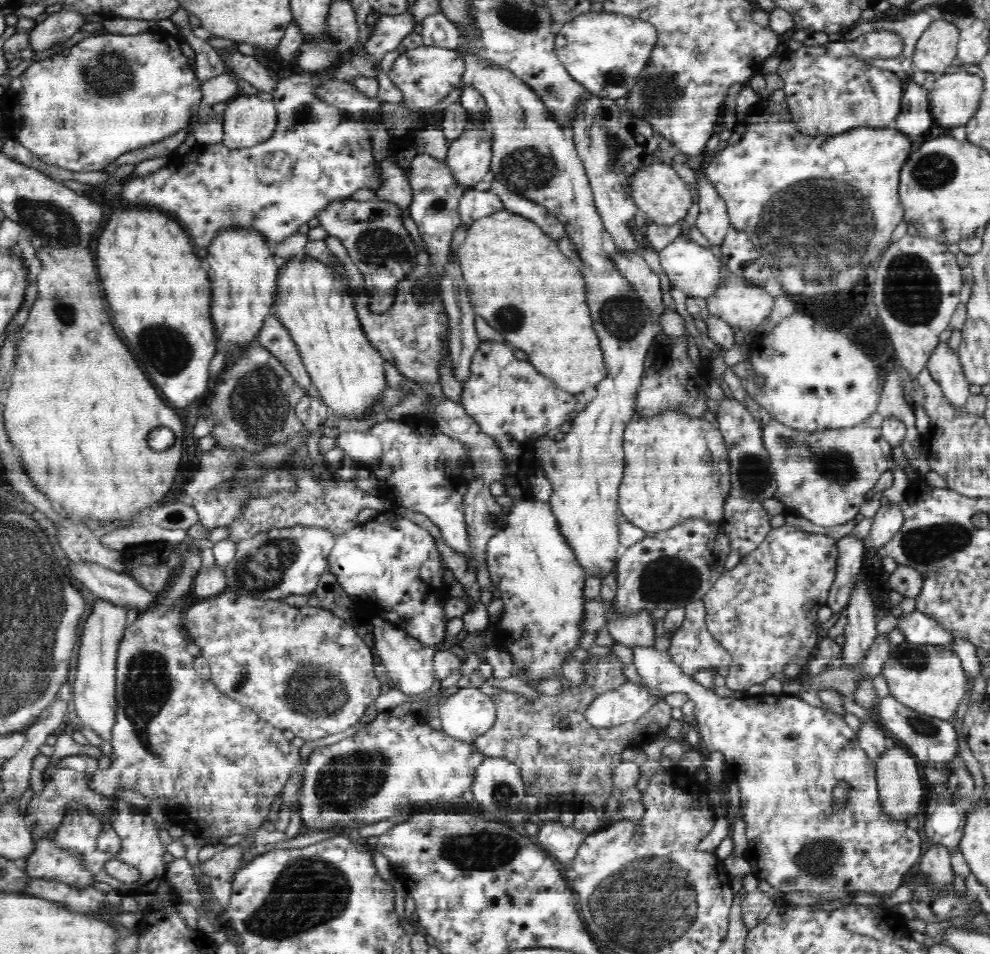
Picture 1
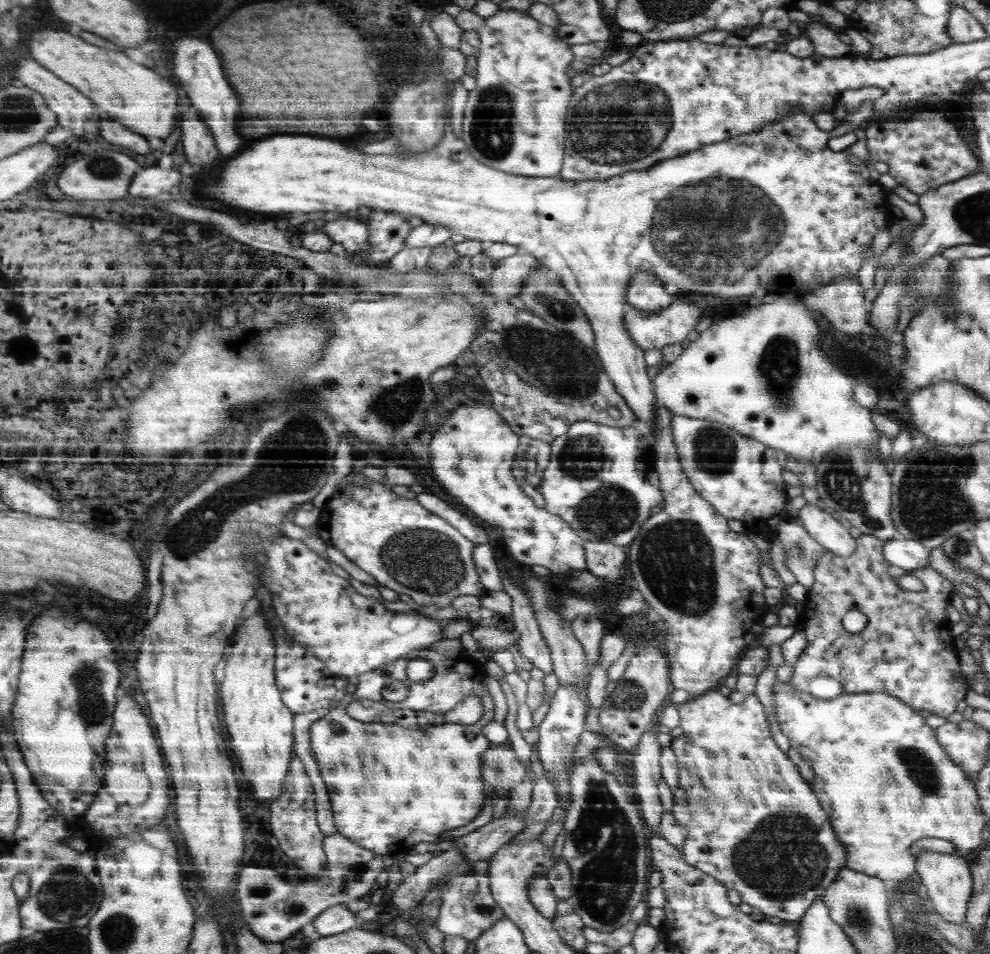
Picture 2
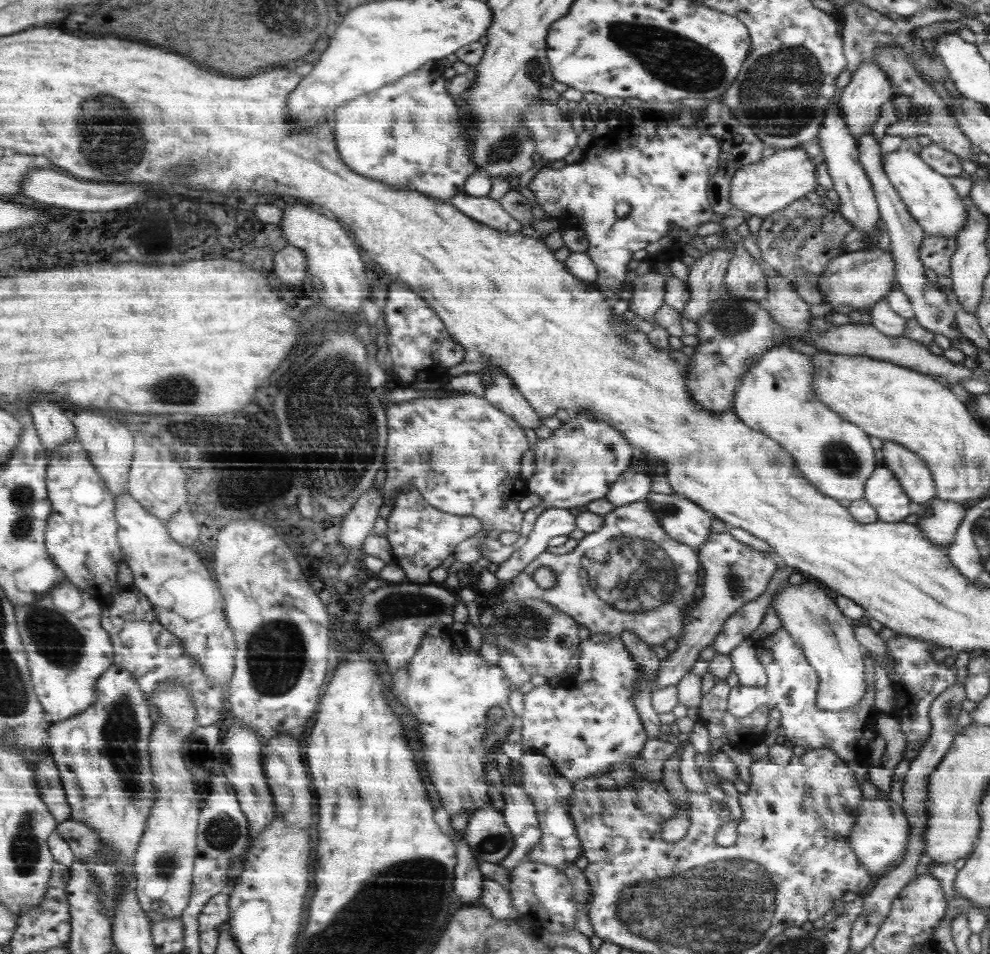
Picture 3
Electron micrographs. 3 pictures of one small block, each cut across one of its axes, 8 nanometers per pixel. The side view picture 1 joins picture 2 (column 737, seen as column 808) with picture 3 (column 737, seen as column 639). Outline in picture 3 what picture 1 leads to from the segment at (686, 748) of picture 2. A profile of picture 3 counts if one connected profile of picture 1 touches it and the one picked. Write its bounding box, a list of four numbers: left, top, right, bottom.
[729,638,767,686]

